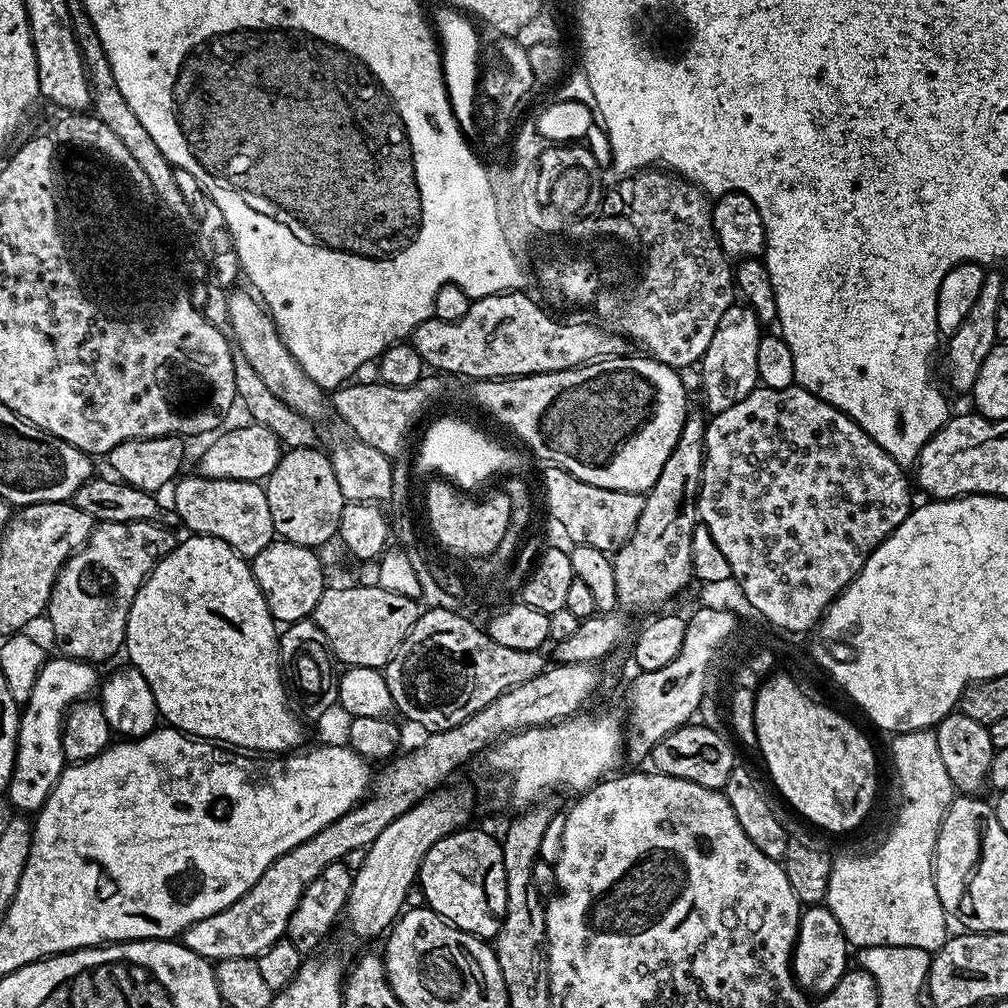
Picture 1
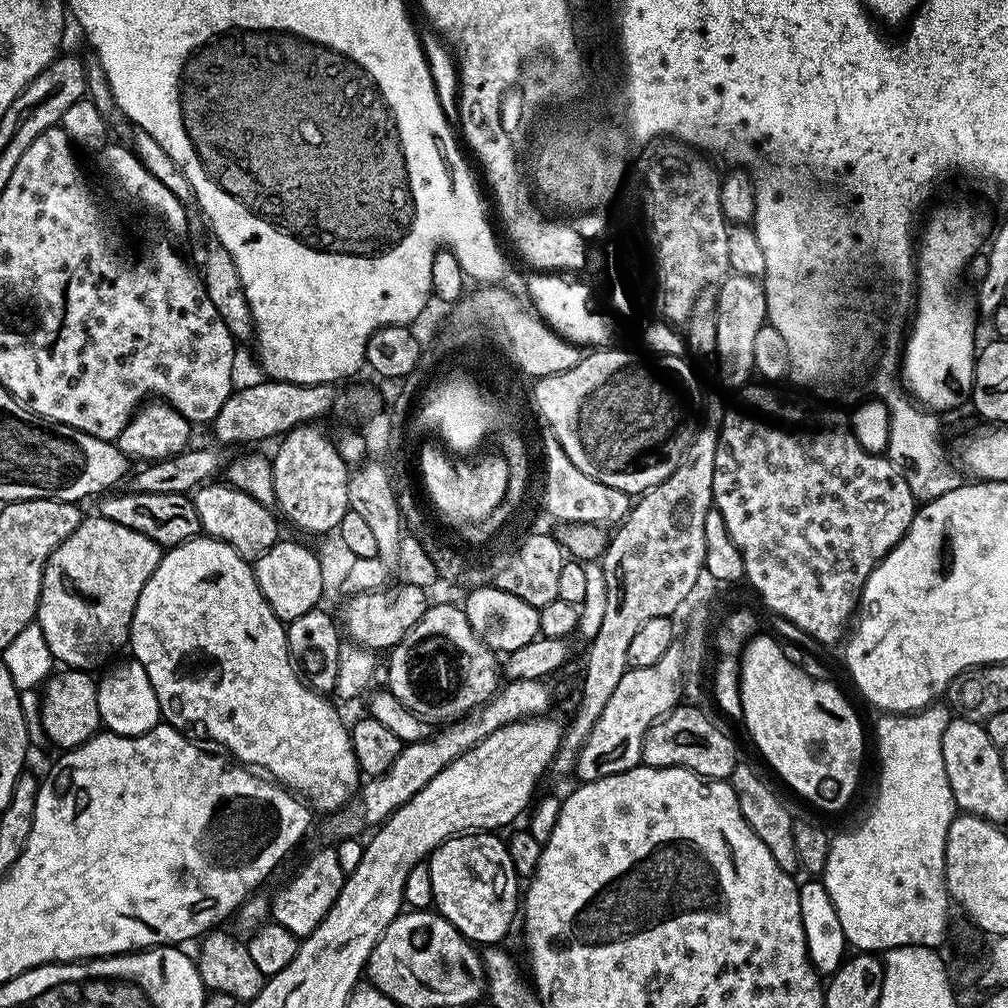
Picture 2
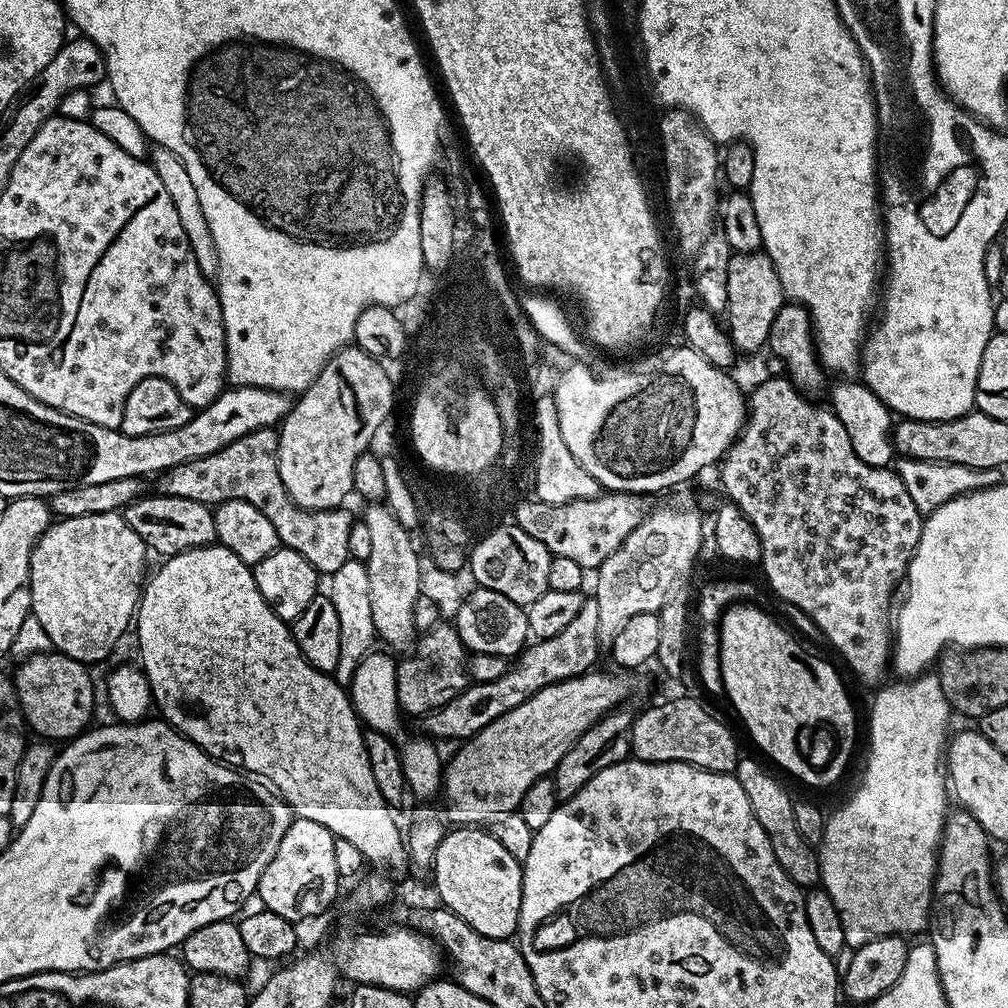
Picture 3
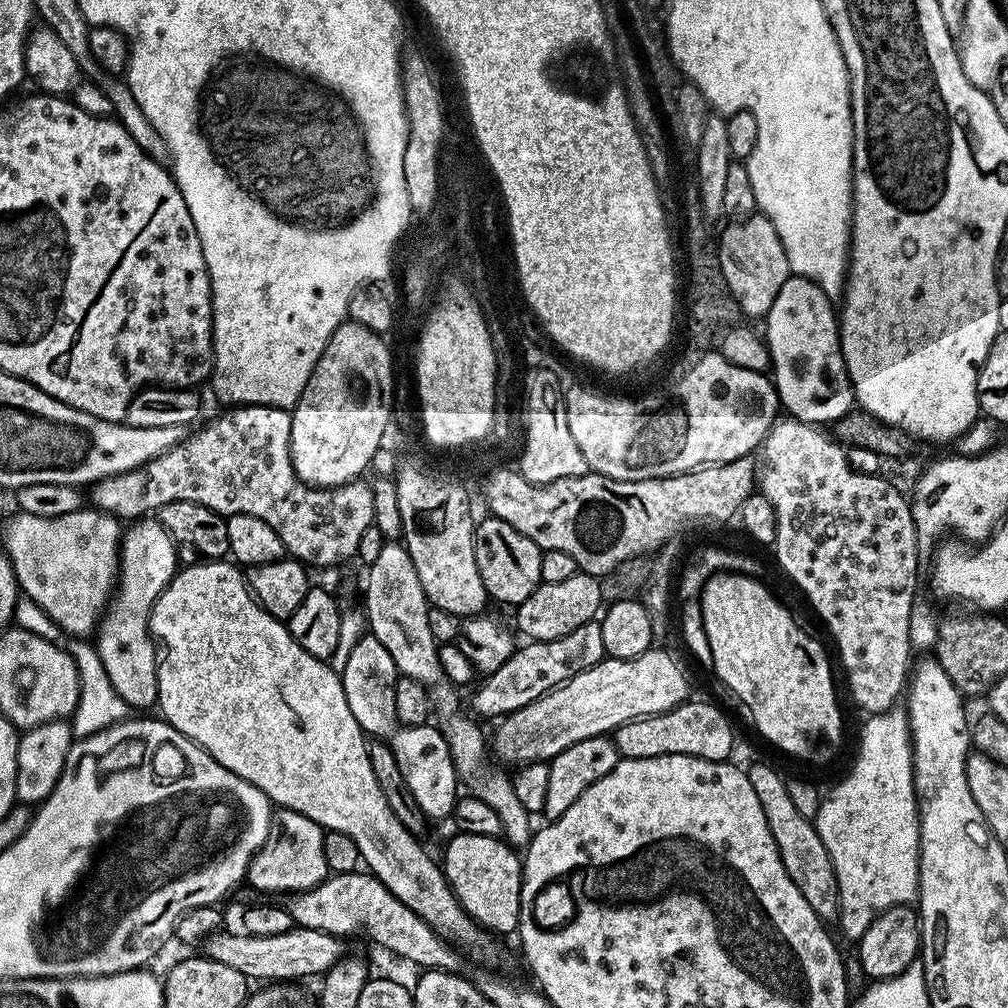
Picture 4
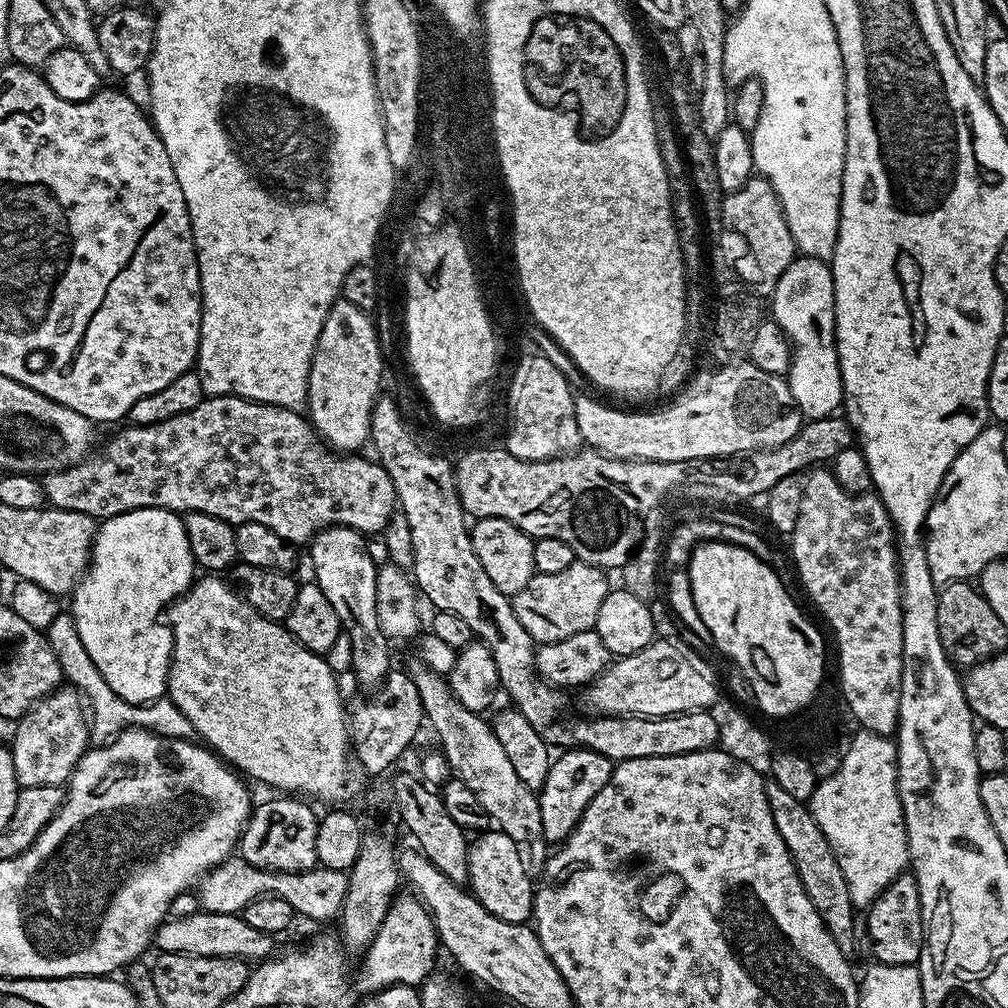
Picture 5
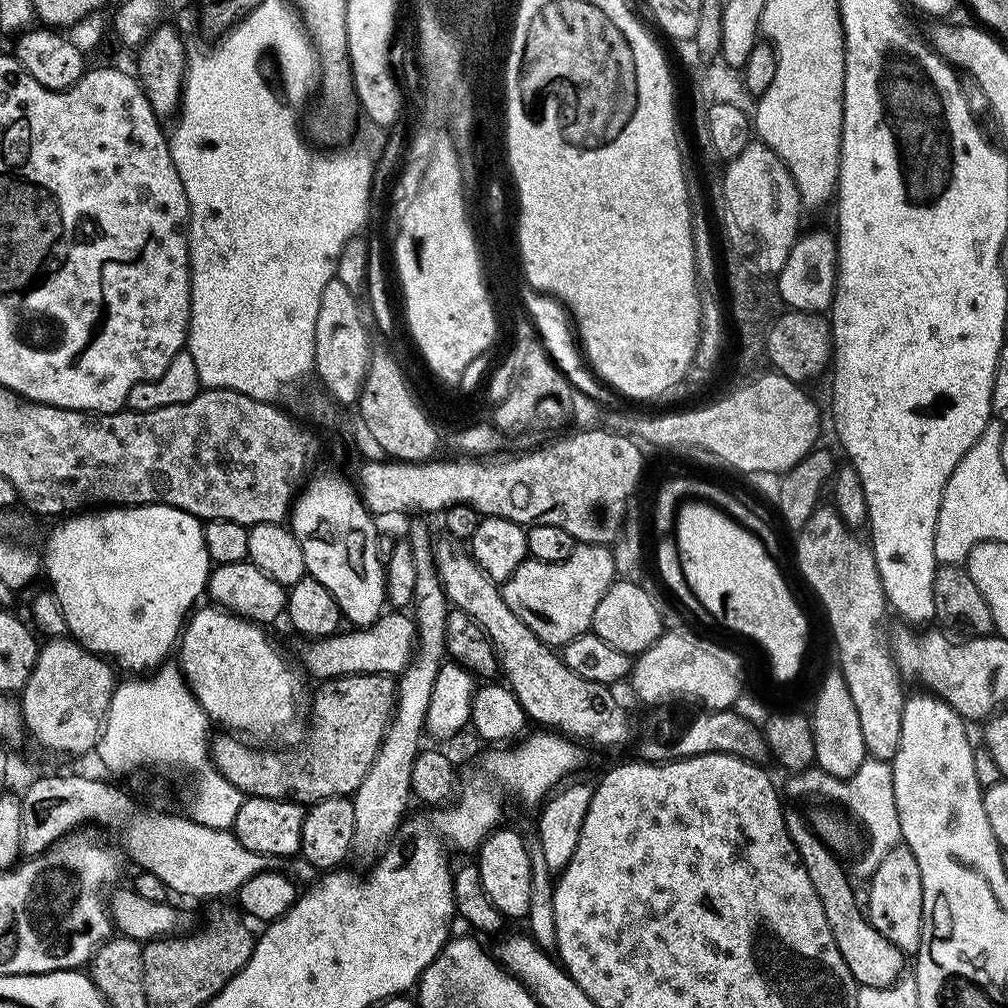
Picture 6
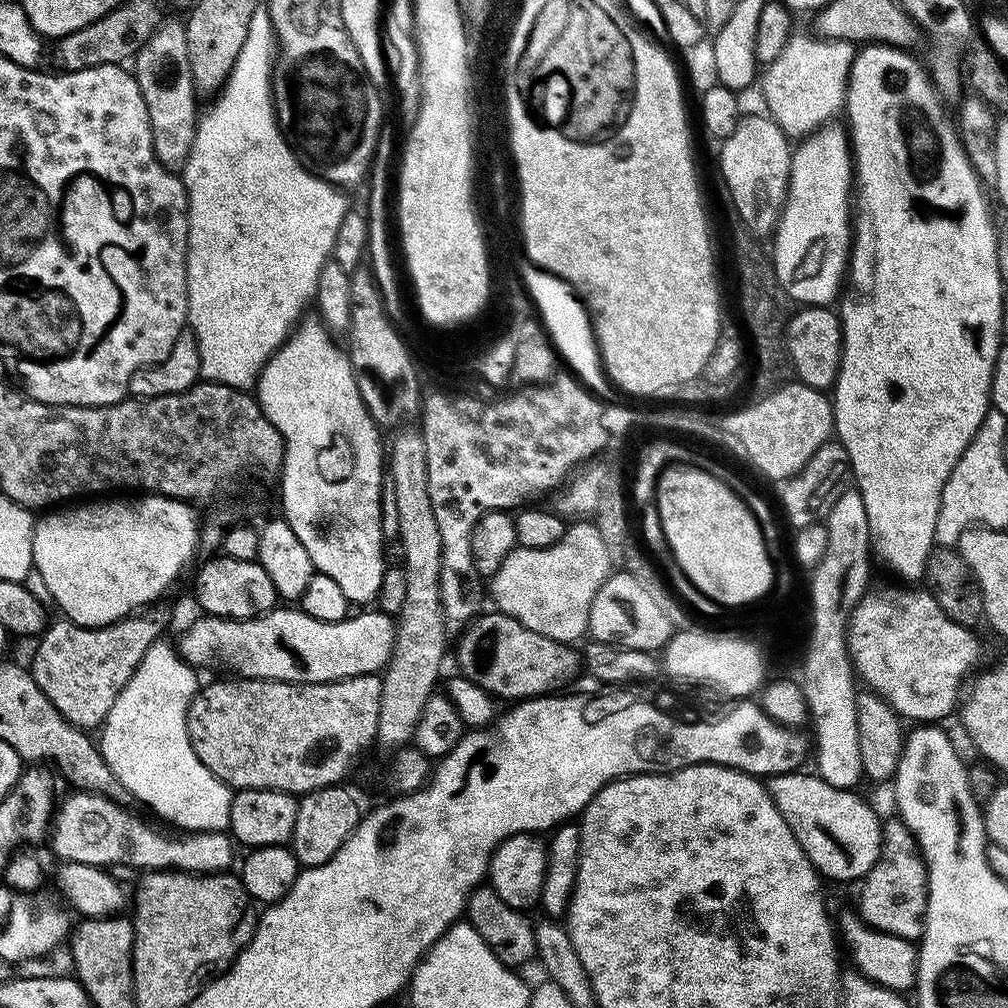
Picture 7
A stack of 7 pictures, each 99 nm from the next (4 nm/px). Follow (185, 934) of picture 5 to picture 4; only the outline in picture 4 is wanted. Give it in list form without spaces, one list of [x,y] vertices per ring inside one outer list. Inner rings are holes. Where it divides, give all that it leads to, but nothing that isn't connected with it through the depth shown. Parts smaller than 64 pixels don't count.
[[[294,926],[286,934],[269,936],[249,936],[239,931],[213,932],[203,941],[202,952],[209,960],[222,962],[222,966],[234,966],[238,974],[248,977],[249,981],[260,982],[296,982],[303,976],[323,977],[345,955],[341,937],[331,936],[322,930],[310,930]],[[240,935],[240,936],[239,936]]]

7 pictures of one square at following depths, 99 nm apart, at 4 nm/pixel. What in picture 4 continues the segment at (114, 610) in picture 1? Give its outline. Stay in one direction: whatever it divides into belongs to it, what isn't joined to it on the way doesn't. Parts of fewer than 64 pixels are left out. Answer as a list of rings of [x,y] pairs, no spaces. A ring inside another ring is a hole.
[[[91,506],[80,508],[62,518],[34,518],[34,514],[17,511],[4,524],[3,555],[12,563],[19,591],[33,600],[60,628],[72,638],[88,638],[95,633],[110,597],[118,583],[122,524],[109,512]]]

